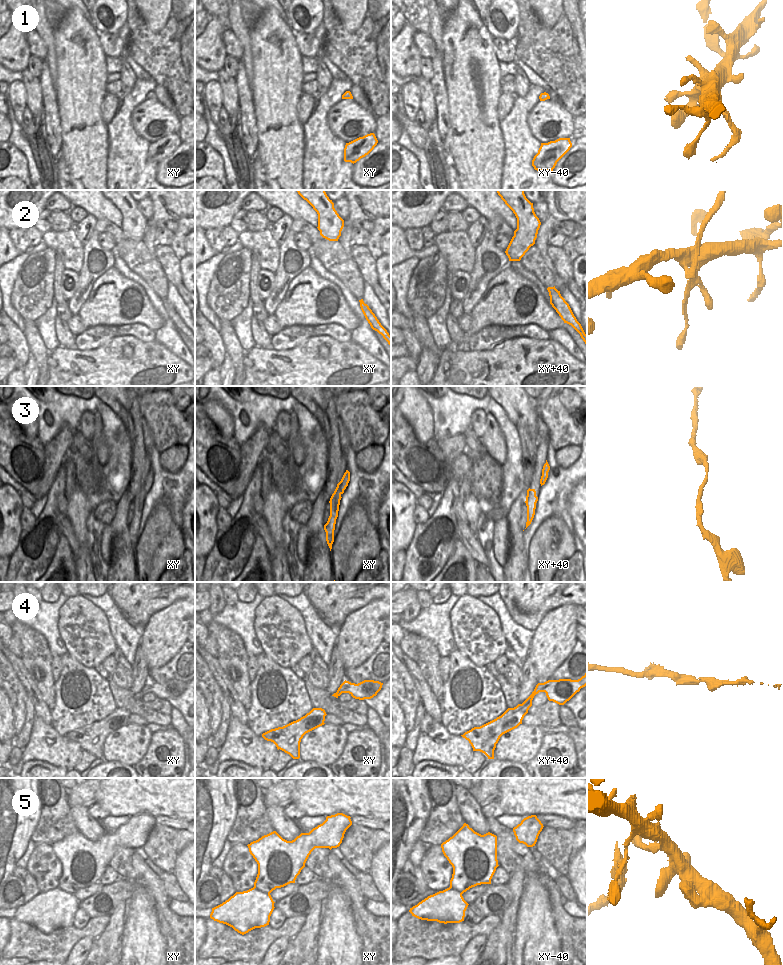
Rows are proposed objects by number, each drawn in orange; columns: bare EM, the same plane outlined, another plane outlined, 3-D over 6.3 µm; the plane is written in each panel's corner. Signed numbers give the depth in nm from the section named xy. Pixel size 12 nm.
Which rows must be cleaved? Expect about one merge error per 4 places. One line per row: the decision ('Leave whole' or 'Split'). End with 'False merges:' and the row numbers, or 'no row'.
1: Leave whole
2: Split
3: Split
4: Leave whole
5: Leave whole
False merges: 2, 3.

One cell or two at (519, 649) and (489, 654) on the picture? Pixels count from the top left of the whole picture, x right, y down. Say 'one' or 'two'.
two

